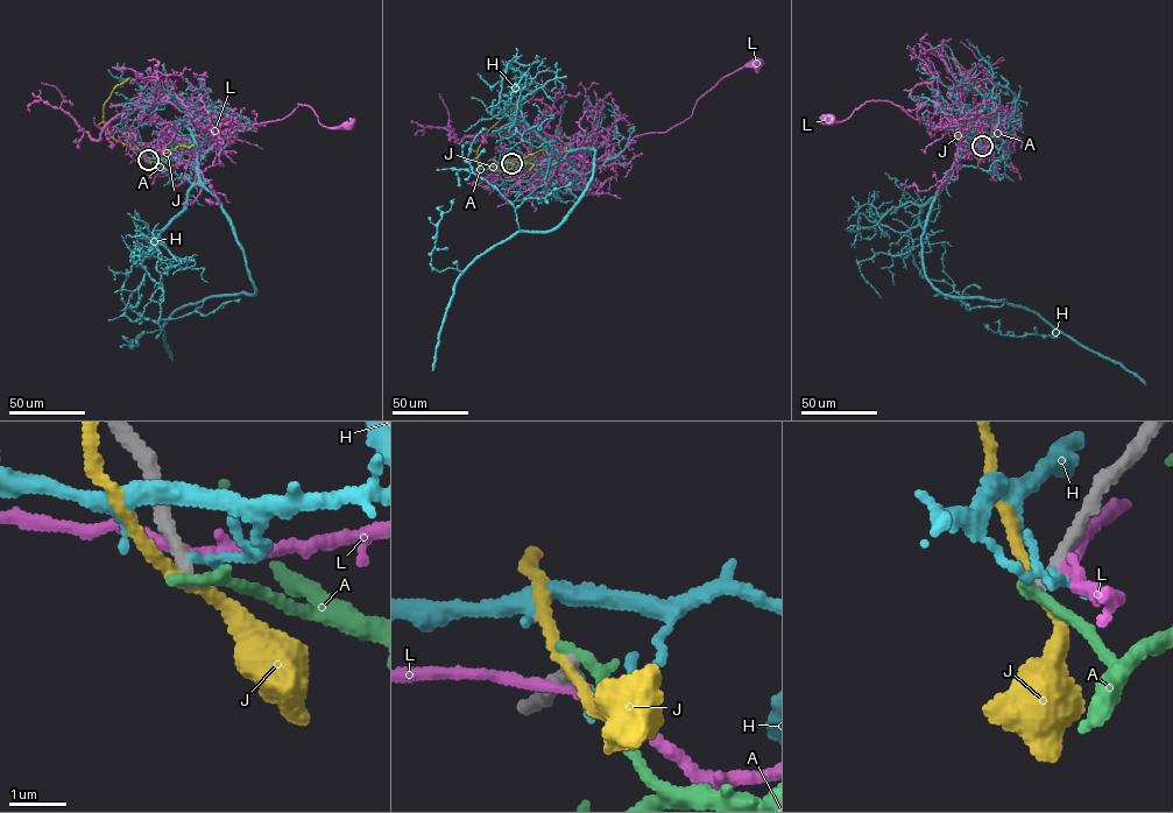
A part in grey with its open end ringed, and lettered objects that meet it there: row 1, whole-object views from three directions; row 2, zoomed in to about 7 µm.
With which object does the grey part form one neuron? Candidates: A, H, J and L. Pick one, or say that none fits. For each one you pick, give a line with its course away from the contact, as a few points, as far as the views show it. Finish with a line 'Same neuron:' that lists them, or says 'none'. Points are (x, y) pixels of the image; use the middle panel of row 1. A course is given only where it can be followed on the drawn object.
Same neuron: none

